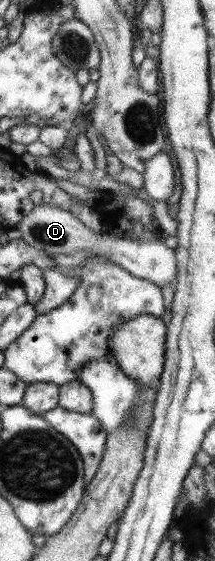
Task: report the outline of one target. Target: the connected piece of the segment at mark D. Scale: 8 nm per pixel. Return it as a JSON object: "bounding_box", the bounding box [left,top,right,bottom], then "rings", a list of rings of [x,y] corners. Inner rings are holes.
{"bounding_box":[16,202,175,291],"rings":[[[35,202],[33,209],[19,221],[16,230],[21,234],[21,239],[31,247],[55,255],[69,255],[78,251],[92,251],[100,253],[111,263],[122,267],[129,275],[146,279],[159,287],[171,283],[173,291],[175,277],[175,258],[173,250],[163,243],[161,235],[155,236],[150,242],[134,241],[130,237],[118,238],[107,231],[94,232],[85,227],[76,217],[68,211],[58,207],[41,206]]]}

